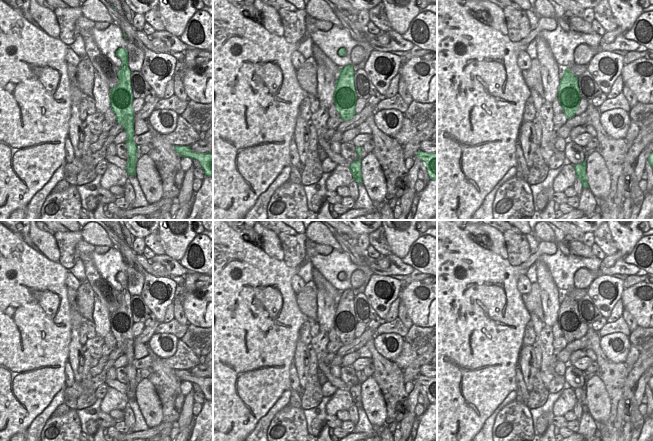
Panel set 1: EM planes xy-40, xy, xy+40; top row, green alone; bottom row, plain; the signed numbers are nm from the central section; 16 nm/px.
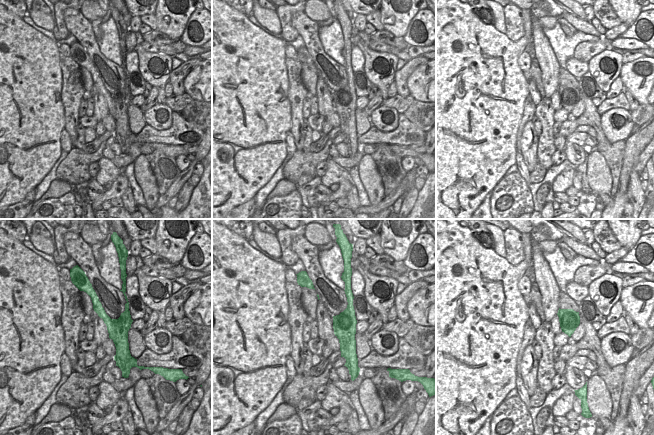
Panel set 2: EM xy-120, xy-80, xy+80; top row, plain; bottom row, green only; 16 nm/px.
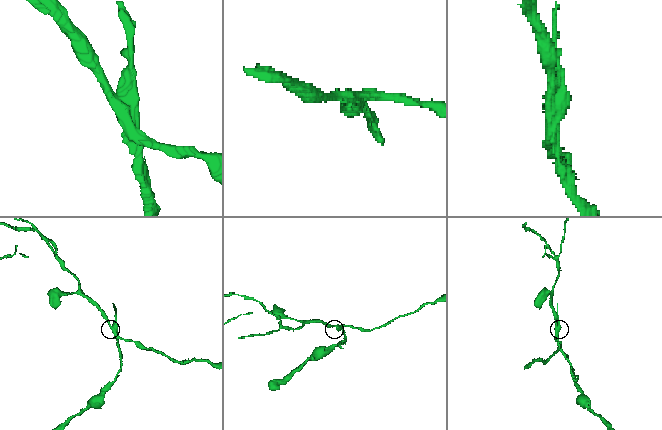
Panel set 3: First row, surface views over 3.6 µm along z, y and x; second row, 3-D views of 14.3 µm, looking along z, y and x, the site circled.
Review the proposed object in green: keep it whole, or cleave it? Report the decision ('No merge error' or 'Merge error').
Merge error

